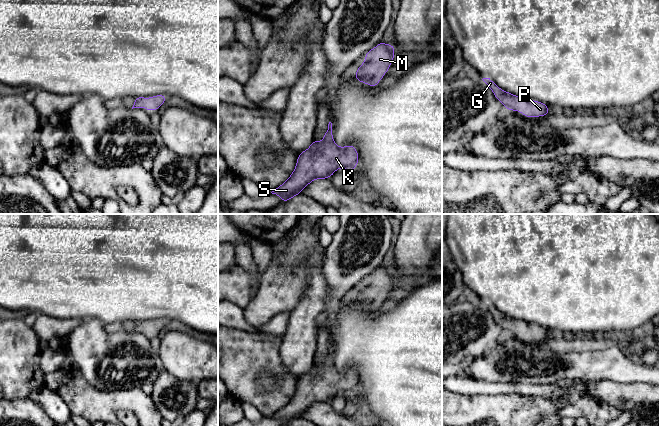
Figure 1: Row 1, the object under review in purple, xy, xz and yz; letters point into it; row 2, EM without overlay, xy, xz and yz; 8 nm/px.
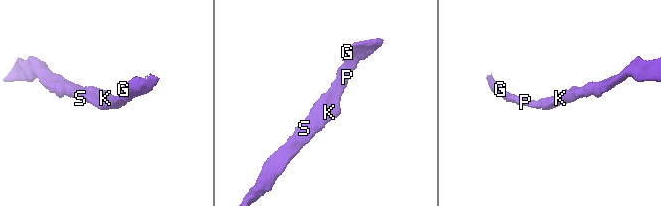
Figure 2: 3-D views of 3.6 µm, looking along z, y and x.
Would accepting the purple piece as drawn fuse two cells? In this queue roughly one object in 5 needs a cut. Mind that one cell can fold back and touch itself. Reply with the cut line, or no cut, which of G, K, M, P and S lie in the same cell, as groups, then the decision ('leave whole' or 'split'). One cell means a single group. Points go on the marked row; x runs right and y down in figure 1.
no cut; G K M P S; leave whole

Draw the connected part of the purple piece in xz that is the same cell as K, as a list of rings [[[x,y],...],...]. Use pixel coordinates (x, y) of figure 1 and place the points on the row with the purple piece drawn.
[[[332,123],[321,142],[313,139],[311,146],[298,155],[293,173],[288,180],[277,187],[272,194],[282,197],[286,202],[300,194],[314,179],[330,178],[338,168],[353,171],[359,160],[353,145],[338,147],[332,136]]]

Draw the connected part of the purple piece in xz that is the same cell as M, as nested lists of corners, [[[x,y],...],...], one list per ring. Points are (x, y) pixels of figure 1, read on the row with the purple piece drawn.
[[[379,43],[365,54],[366,61],[358,68],[355,78],[375,87],[390,68],[394,55],[394,44]]]

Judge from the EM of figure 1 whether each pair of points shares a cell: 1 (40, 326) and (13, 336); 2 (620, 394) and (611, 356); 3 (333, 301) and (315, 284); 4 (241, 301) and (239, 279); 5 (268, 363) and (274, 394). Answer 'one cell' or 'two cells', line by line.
1: two cells
2: two cells
3: two cells
4: one cell
5: one cell

